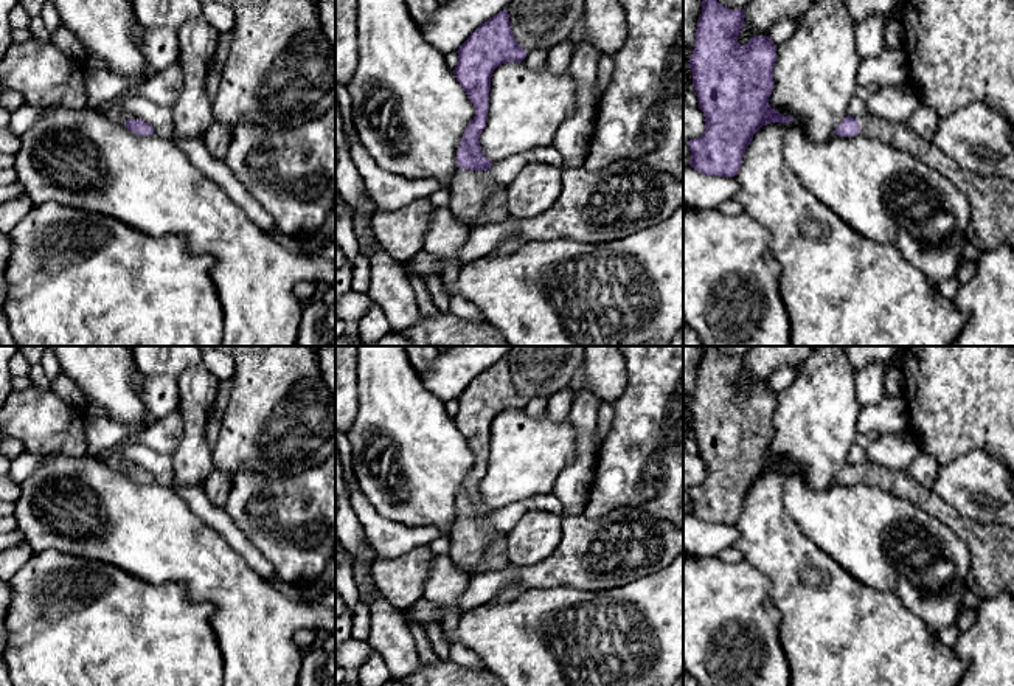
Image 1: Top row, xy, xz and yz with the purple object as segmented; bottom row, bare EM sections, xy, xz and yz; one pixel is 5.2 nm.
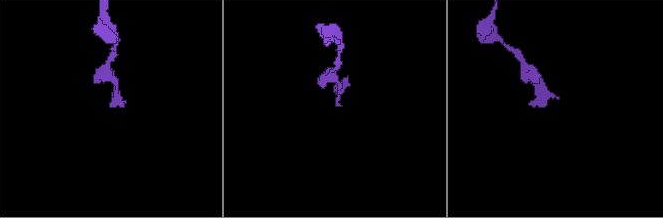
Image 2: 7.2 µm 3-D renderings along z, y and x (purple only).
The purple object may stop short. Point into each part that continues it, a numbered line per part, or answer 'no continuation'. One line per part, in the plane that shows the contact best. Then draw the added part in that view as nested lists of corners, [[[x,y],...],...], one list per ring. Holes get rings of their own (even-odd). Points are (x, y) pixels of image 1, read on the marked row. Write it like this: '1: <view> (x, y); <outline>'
1: xz (469, 190); [[[458,169],[449,183],[453,216],[469,225],[477,225],[483,206],[489,196],[500,186],[486,171]]]

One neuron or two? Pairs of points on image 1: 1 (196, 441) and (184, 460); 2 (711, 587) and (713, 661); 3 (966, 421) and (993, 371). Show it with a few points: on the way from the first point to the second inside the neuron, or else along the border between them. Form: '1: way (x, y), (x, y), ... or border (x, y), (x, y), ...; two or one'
1: way (194, 446), (188, 455); one
2: way (711, 606), (713, 643); one
3: way (966, 408), (966, 398), (980, 384); one

